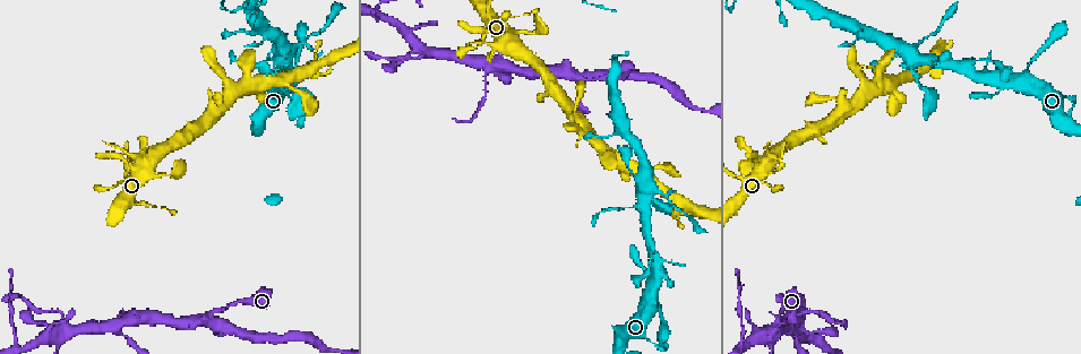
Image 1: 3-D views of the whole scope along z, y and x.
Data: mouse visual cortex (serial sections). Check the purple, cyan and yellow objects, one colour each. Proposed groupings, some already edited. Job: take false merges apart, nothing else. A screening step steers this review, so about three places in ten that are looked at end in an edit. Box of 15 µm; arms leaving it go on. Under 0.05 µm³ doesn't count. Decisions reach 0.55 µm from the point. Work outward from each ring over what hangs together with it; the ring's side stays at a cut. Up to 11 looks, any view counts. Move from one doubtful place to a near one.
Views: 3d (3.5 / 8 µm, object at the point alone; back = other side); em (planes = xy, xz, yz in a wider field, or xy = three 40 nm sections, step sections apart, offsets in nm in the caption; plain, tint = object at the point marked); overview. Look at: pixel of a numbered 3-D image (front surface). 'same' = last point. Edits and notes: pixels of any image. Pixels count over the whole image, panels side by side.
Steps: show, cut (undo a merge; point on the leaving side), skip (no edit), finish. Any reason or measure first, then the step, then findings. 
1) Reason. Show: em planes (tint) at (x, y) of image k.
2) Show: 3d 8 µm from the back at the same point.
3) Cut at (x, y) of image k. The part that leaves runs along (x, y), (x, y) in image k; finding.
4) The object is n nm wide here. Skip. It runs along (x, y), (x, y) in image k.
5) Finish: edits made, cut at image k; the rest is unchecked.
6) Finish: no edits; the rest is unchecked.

Small branch off a trunk. Show: 3d 3.5 µm at (207, 317) of image 1.

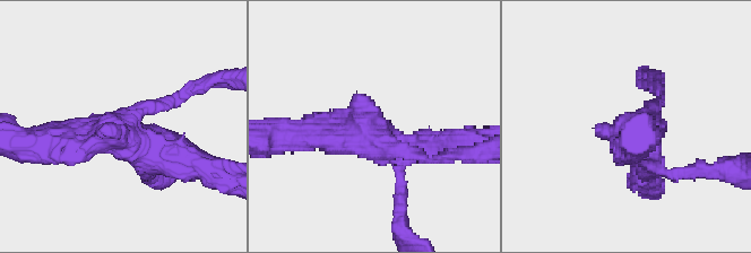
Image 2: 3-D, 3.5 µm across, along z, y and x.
Shape alone is not enough. Show: em xy step 1 (tint) at (124, 125) of image 2.

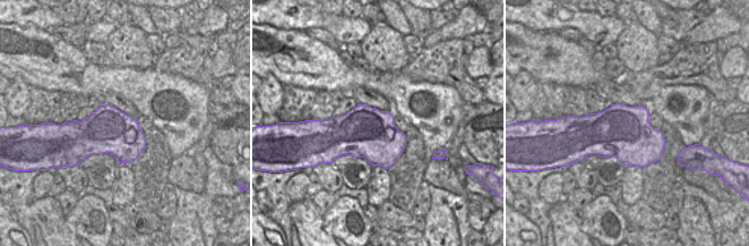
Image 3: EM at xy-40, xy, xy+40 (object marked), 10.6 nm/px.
The object is 550 nm wide here. Skip. It runs along (184, 94), (111, 136), (49, 139) in image 2; one cell here.

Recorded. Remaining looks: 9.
Abrupt turn. Show: 3d 8 µm at (422, 55) of image 1.

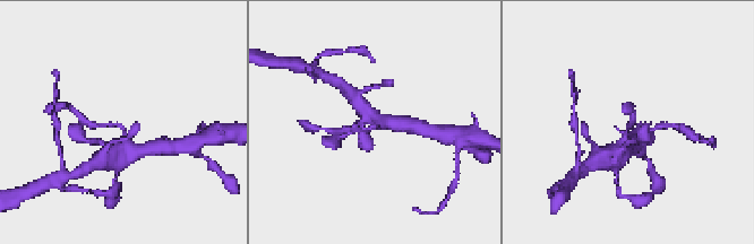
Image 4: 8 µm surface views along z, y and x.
The arms are 150, 450 nm wide; shape alone is not enough. Show: em planes (tint) at (123, 132) of image 4.

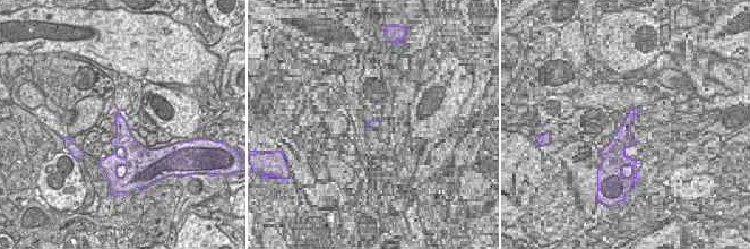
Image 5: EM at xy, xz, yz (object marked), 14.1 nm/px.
Cut at (92, 124) of image 4. The part that leaves runs along (121, 128), (95, 127), (77, 113) in image 4; a second cell is stuck on.

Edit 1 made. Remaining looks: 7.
Show: overview.

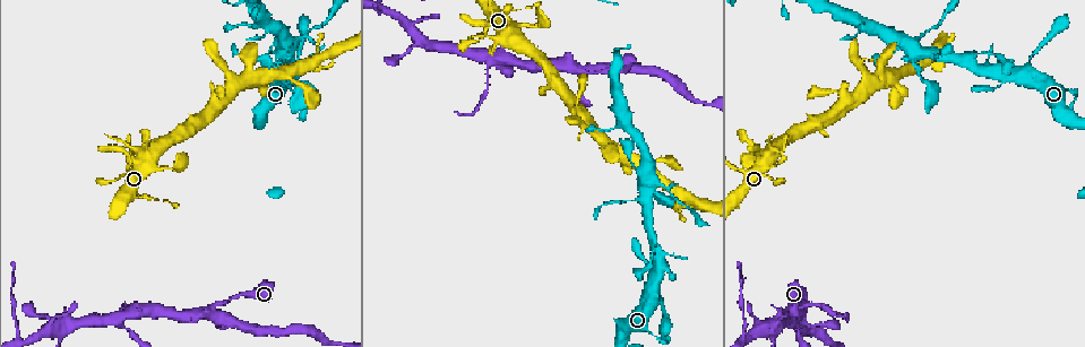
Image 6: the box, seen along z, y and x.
Small branch off a trunk. Show: 3d 8 µm at (743, 330) of image 6.

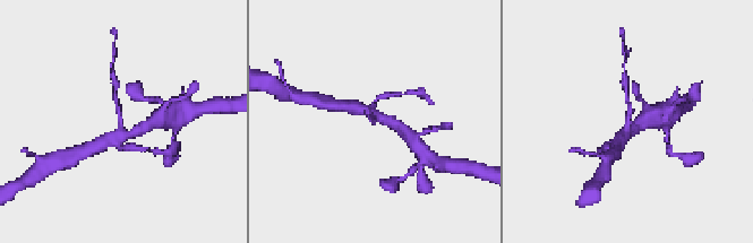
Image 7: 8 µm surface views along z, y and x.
3 arms meet here; the arms are 100, 350, 350 nm wide. Show: em xy step 1 (tint) at (121, 120) of image 7.

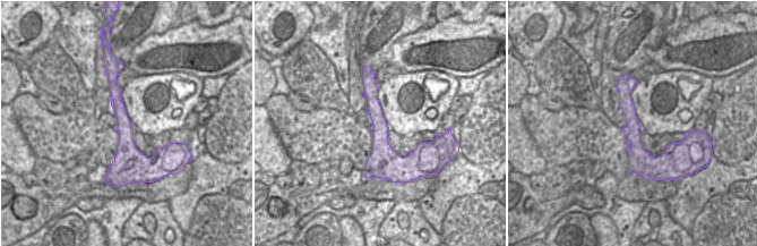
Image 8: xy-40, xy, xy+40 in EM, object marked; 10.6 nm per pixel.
Cut at (625, 86) of image 7. The part that leaves runs along (630, 116), (625, 70) in image 7; a second cell is stuck on.

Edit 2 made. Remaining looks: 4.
Sudden change in width. Show: 3d 3.5 µm at (487, 71) of image 6.

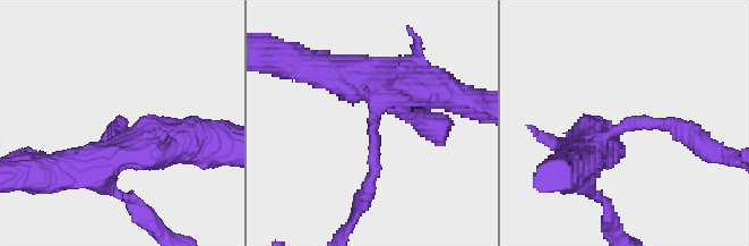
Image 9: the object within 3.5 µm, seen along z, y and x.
The arms are 200, 600 nm wide. Show: em xy step 1 (tint) at (119, 130) of image 9.

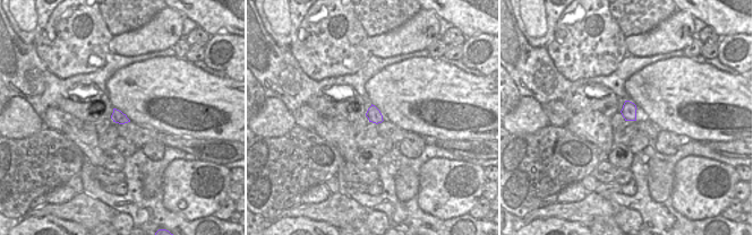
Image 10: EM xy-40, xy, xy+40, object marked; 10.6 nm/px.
The object is 150 nm wide here. Skip. It runs along (422, 84), (373, 104), (367, 192) in image 9; one cell here.

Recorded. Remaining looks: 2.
Finish: edits made, cut at image 4, cut at image 7; the rest is unchecked.

